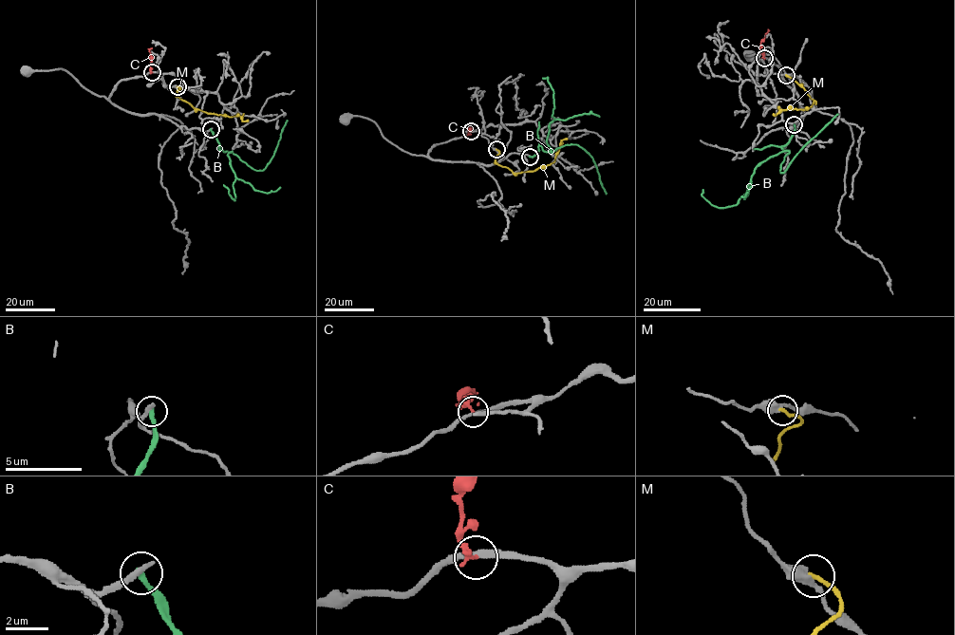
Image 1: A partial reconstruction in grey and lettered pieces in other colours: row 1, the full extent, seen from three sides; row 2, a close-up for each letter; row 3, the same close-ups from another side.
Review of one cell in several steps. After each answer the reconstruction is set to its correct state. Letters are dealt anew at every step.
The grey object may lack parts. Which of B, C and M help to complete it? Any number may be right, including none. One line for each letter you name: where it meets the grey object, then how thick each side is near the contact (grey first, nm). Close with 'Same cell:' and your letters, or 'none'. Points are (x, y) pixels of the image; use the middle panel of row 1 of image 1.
Same cell: none

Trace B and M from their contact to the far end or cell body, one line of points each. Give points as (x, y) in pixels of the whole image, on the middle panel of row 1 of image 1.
B: (530, 156), (539, 145), (544, 151), (551, 150), (547, 137), (554, 120), (552, 89), (547, 77), (542, 78)
M: (496, 149), (499, 153), (496, 161), (514, 173), (535, 171), (554, 161), (560, 142), (567, 139)

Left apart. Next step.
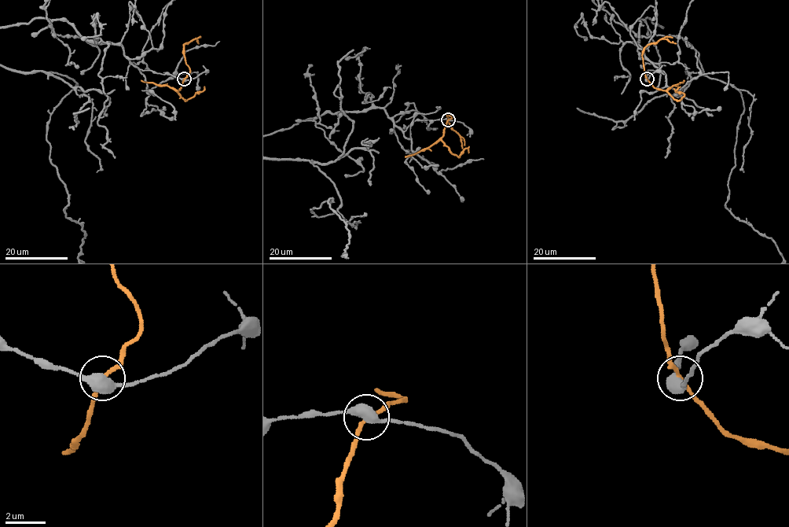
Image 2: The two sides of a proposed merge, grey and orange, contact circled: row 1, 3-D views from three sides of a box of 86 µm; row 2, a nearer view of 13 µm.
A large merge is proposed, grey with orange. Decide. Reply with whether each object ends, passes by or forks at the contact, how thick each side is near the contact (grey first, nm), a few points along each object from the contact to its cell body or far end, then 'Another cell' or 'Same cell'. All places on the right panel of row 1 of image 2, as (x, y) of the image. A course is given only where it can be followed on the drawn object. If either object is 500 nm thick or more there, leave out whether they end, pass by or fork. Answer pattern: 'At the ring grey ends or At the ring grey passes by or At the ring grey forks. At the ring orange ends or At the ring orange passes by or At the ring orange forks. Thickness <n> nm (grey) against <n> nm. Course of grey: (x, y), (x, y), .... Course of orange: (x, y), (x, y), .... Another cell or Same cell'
Thickness 500 nm (grey) against 170 nm. Course of orange: (647, 79), (641, 53), (647, 45), (656, 43), (660, 39), (676, 43). Same cell

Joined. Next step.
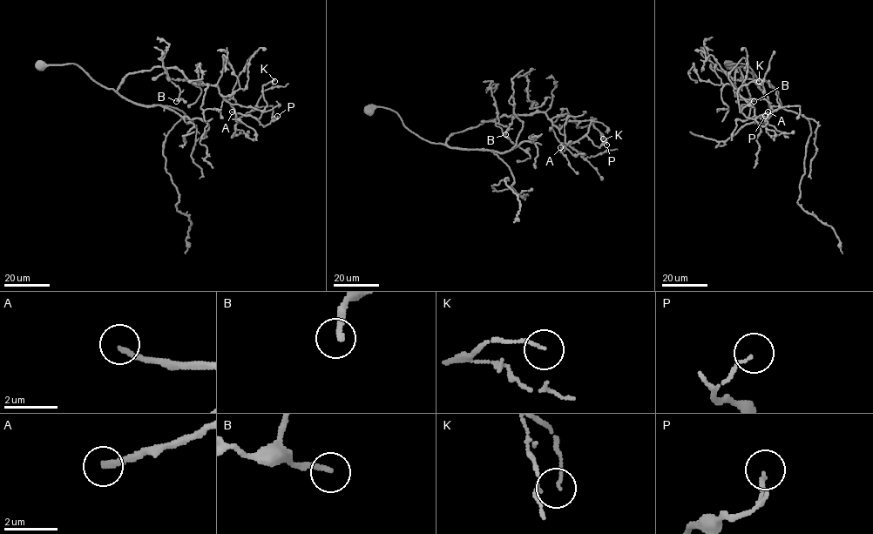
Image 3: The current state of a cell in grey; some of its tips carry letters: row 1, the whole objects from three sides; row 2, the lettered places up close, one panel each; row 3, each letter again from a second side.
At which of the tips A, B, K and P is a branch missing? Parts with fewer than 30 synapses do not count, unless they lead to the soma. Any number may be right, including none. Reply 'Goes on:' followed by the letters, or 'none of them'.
Goes on: B

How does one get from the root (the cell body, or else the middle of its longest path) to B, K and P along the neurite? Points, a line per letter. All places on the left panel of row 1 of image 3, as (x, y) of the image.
B: (40, 64), (75, 64), (95, 81), (116, 91), (129, 74), (163, 66), (166, 77), (179, 89), (176, 101)
K: (40, 64), (75, 64), (116, 91), (129, 74), (178, 68), (260, 110), (262, 85), (274, 81)
P: (40, 64), (75, 64), (116, 91), (129, 74), (178, 68), (230, 104), (261, 110), (263, 126), (277, 116)

